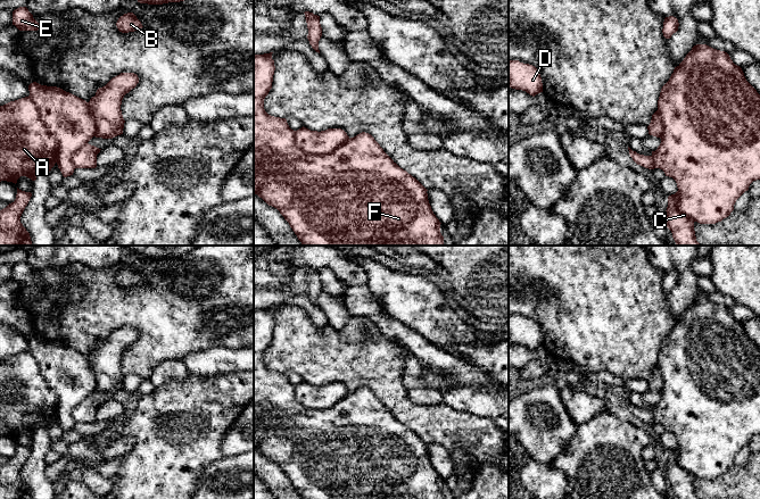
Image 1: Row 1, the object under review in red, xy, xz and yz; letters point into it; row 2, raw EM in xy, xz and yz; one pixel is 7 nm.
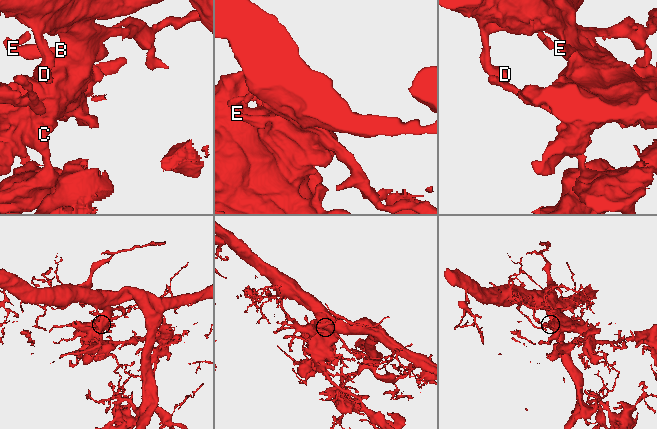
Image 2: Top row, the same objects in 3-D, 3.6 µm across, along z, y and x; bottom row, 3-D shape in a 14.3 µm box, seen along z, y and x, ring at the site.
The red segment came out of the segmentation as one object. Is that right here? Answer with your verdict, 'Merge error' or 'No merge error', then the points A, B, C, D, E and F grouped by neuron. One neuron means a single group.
No merge error. Groups: A B C D E F

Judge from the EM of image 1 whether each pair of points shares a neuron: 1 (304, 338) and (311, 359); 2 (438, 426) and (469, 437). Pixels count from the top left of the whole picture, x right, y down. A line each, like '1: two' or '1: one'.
1: one
2: one

